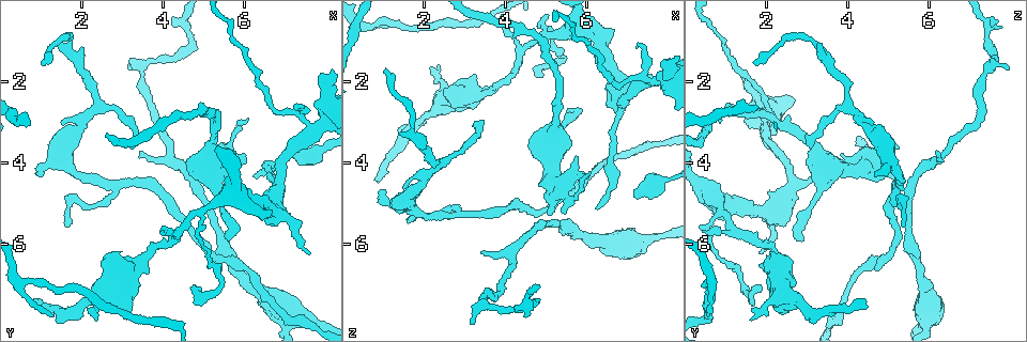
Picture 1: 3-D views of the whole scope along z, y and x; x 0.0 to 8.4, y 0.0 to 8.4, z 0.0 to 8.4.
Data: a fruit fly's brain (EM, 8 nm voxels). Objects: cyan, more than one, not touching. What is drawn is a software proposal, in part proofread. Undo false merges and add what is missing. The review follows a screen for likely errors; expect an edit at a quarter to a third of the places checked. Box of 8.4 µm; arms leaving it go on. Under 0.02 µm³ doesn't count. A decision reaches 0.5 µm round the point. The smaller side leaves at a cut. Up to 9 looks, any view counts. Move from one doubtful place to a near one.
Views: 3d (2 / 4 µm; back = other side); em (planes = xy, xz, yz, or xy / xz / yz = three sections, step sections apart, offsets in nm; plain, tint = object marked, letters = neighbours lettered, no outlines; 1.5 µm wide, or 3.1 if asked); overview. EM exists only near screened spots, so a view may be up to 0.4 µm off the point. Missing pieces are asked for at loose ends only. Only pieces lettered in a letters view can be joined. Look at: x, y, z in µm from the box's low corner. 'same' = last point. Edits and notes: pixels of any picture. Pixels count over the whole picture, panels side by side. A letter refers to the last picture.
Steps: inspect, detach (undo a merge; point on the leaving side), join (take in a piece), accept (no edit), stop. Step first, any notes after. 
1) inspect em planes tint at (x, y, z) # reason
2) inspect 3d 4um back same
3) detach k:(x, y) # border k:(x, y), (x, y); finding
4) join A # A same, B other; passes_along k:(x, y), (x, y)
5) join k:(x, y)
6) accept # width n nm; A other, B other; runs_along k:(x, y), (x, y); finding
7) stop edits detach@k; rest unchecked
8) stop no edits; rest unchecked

inspect 3d 2um at (1.70, 0.95, 3.10) # sharp bend

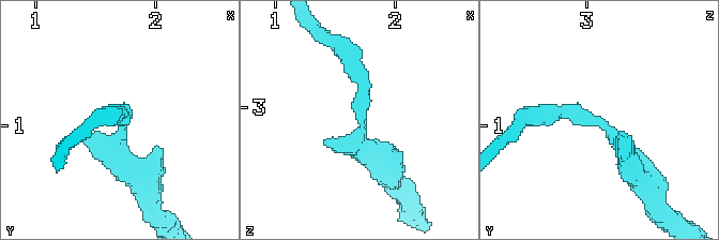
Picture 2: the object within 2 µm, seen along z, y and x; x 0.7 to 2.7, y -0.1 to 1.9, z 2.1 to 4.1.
inspect em planes tint at (1.72, 0.96, 3.06) # shape alone is not enough

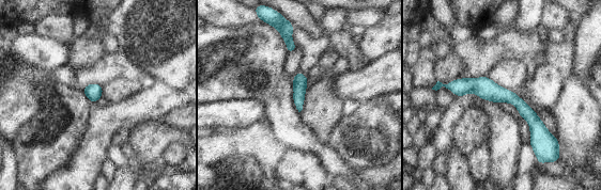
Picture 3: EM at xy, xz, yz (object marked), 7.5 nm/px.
inspect em planes letters same # what lies round it

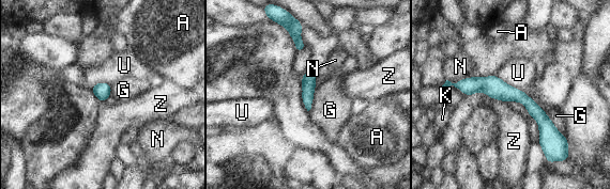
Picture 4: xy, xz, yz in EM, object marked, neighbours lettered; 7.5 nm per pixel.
accept # A other, G other, K other, N other, U other, Z other; one neuron here

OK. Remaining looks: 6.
inspect 3d 4um at (1.55, 3.80, 4.95) # a fork

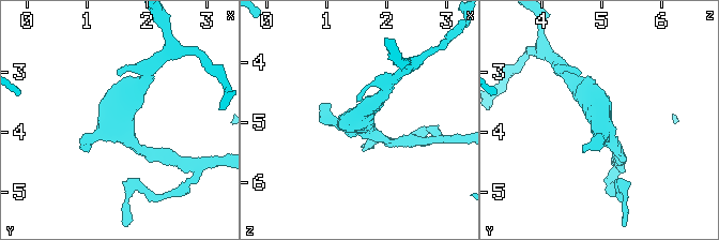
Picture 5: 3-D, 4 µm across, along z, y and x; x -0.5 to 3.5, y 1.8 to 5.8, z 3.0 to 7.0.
inspect em planes tint at (1.55, 3.85, 5.00) # now the EM

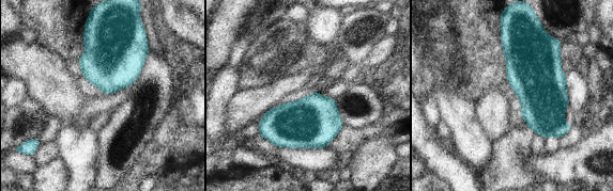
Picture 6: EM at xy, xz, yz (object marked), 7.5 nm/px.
inspect em planes letters same # see the neighbours

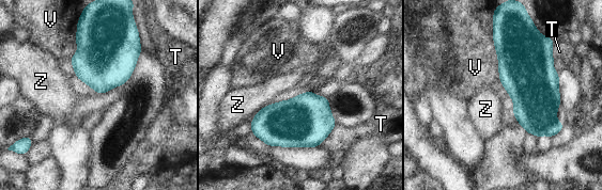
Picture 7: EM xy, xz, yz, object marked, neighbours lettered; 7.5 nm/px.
accept # width 400 nm; T other, V other, Z other; border 7:(552, 47), (552, 57), (554, 59); one neuron here

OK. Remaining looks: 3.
inspect 3d 4um at (0.75, 7.40, 4.35) # branch stops here

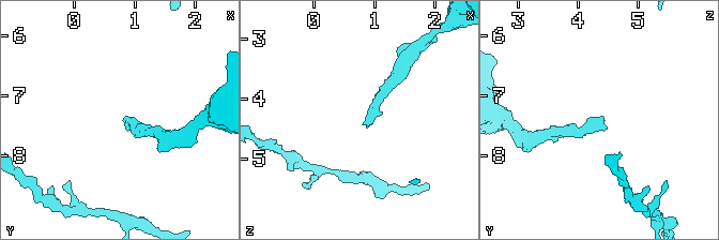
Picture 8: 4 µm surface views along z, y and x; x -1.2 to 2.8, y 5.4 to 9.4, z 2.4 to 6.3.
inspect em planes tint at (0.85, 7.40, 4.40) # shape alone is not enough

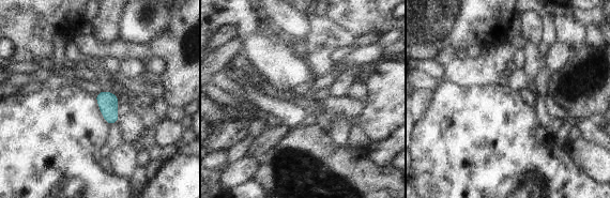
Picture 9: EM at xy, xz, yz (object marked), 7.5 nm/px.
inspect em planes letters same # what lies round it

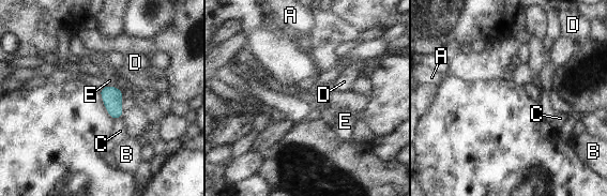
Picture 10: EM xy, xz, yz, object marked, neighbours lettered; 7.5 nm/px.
accept # A other, B other, C other, D other, E other; border 10:(106, 84), (121, 90); none of them fits

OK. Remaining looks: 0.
stop no edits; rest unchecked

